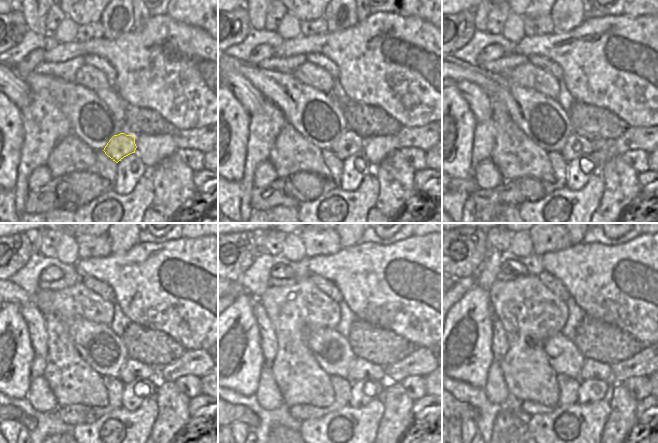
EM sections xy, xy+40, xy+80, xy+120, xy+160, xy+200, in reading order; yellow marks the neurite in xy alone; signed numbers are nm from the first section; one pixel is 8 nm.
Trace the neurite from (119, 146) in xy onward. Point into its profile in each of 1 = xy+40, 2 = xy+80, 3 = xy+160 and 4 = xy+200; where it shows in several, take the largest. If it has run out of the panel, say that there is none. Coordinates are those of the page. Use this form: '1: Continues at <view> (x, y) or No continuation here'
1: Continues at xy+40 (348, 143)
2: Continues at xy+80 (576, 145)
3: Continues at xy+160 (359, 369)
4: Continues at xy+200 (591, 369)

